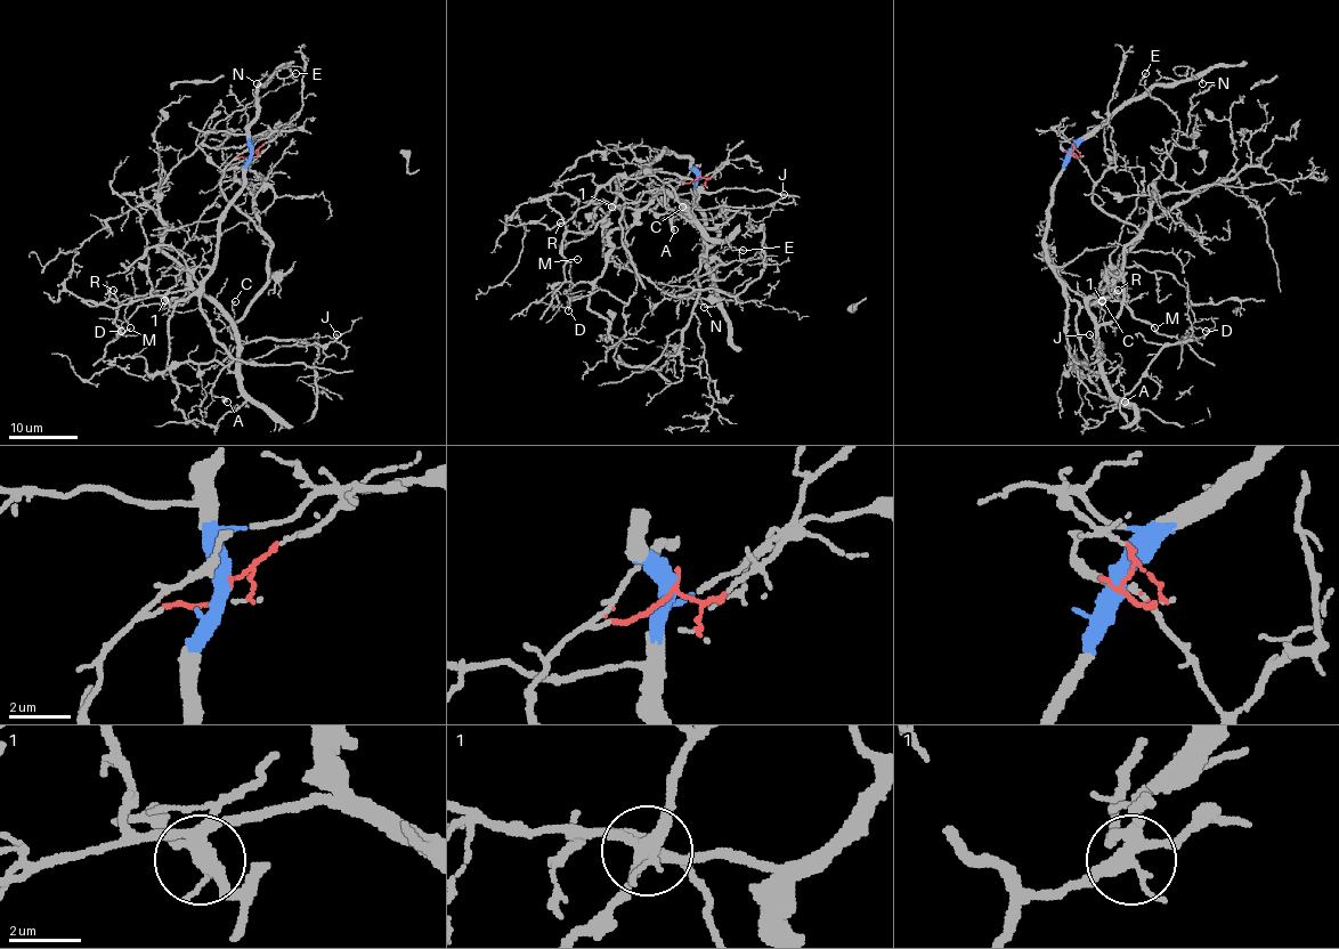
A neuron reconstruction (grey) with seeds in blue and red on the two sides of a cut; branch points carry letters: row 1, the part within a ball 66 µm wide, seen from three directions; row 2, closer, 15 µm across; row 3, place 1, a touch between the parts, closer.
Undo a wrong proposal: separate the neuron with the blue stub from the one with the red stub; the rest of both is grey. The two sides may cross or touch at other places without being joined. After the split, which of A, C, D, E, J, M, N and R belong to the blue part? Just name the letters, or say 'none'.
A, M, N, R

